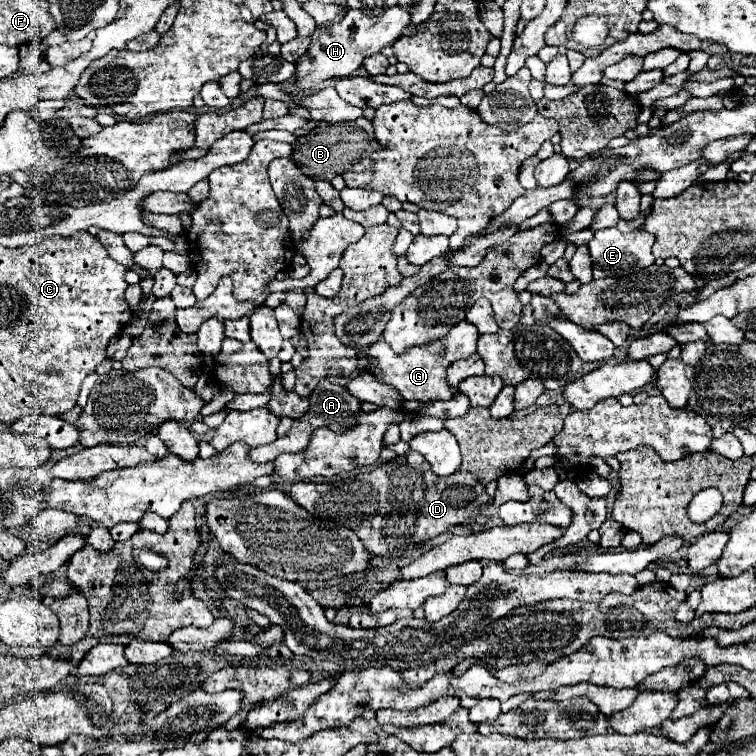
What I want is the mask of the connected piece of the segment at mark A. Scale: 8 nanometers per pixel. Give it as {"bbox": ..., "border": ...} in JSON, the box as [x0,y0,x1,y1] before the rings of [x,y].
{"bbox":[250,379,362,463],"border":[[[322,379],[316,385],[316,389],[312,391],[312,395],[308,399],[310,399],[308,411],[300,419],[294,421],[294,425],[292,425],[292,429],[288,431],[286,437],[276,439],[274,443],[268,443],[264,447],[250,449],[250,459],[252,461],[266,463],[266,461],[274,461],[282,453],[298,453],[298,451],[304,451],[304,447],[308,447],[310,437],[312,437],[312,431],[316,431],[316,427],[332,427],[332,431],[348,431],[348,427],[352,427],[352,423],[356,423],[356,415],[362,413],[360,411],[360,401],[344,385],[334,383],[334,381],[328,381],[328,379]]]}

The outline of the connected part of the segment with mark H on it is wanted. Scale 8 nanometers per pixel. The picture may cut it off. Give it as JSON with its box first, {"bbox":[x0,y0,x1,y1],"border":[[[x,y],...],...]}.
{"bbox":[294,5,412,89],"border":[[[400,5],[388,7],[378,17],[368,17],[358,9],[348,9],[346,17],[342,17],[336,23],[324,25],[320,29],[318,37],[312,37],[308,53],[302,55],[296,63],[294,79],[300,83],[302,89],[310,89],[316,83],[330,79],[334,75],[348,77],[362,65],[364,57],[370,57],[370,55],[378,53],[382,47],[394,43],[398,37],[402,37],[404,29],[408,29],[410,25],[412,25],[412,17]]]}

